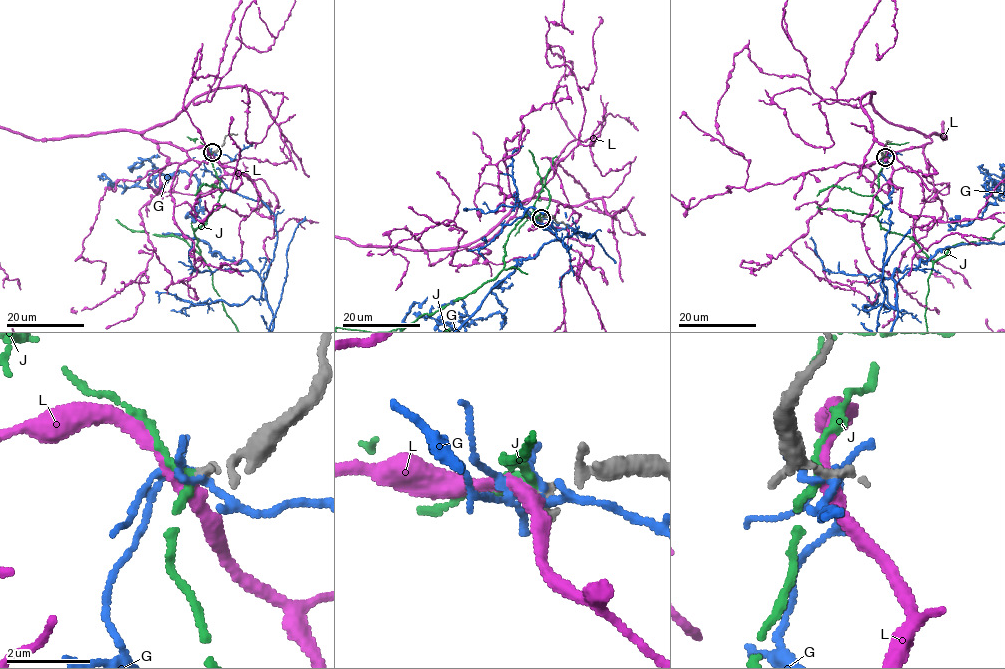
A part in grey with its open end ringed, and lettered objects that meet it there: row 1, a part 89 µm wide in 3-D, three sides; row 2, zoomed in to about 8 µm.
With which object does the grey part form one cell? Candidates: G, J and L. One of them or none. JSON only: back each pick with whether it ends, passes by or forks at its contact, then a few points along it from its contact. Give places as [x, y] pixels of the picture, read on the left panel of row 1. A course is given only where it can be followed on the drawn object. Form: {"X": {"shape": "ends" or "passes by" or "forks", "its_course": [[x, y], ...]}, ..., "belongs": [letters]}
{"J": {"shape": "ends"}, "belongs": ["J"]}

